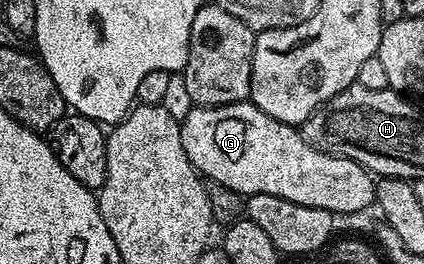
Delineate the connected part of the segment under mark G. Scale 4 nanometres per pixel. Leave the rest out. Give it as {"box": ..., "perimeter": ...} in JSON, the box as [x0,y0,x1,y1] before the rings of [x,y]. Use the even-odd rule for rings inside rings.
{"box":[179,102,377,214],"perimeter":[[[250,102],[222,104],[219,108],[191,107],[179,129],[181,146],[185,146],[185,154],[196,172],[210,183],[225,186],[244,198],[253,194],[277,194],[277,198],[289,198],[289,202],[297,202],[297,206],[317,206],[317,210],[329,210],[332,214],[363,212],[375,204],[377,180],[366,168],[349,158],[317,150],[305,142],[298,127],[269,118],[265,110]]]}

